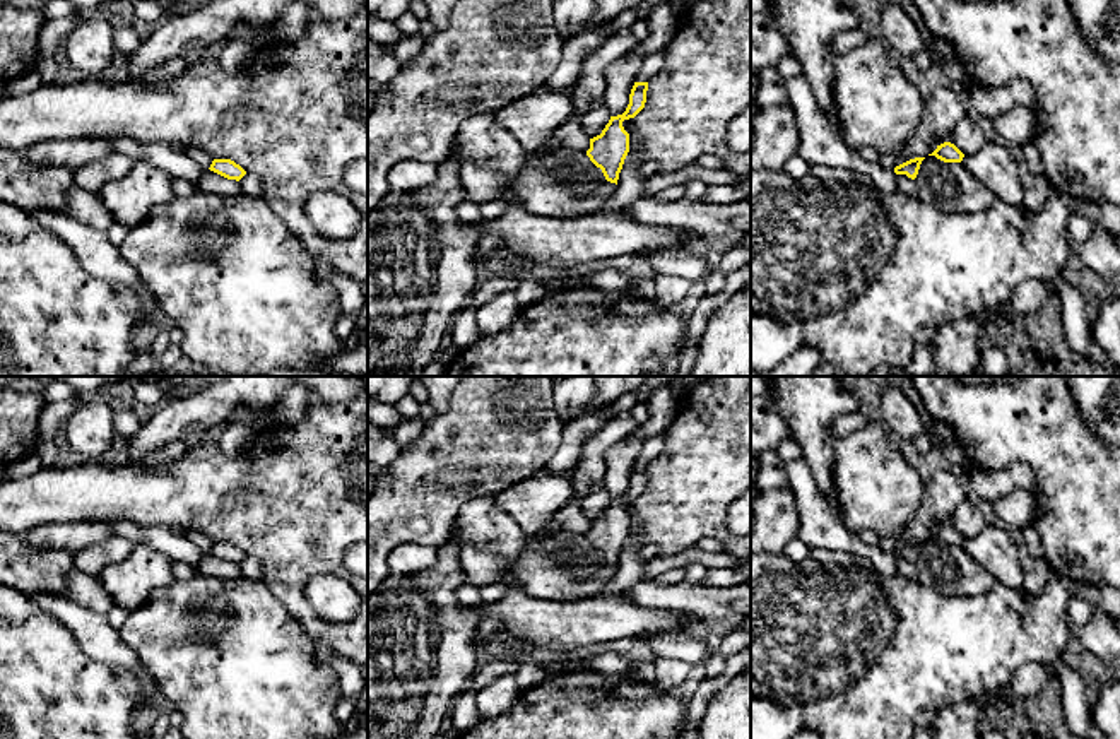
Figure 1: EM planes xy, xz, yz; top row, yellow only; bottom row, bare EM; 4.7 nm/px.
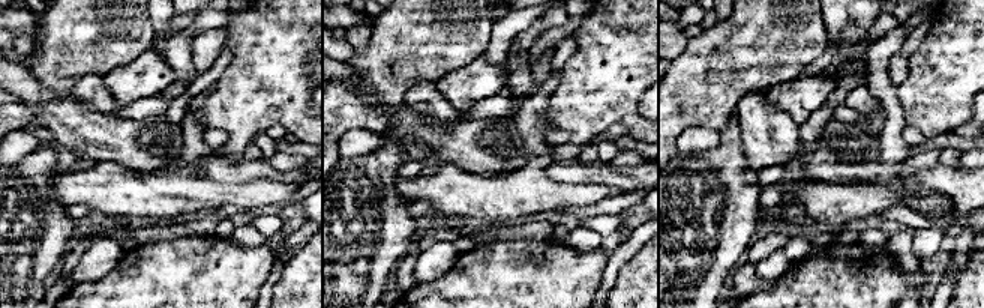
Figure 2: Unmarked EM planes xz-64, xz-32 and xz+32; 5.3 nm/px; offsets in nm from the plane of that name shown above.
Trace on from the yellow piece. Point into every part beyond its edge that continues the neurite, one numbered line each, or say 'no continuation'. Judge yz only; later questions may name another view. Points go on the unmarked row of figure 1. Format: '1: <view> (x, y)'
no continuation

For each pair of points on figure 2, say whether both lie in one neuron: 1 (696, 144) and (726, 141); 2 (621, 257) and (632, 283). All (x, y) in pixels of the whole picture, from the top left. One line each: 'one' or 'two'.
1: two
2: two

